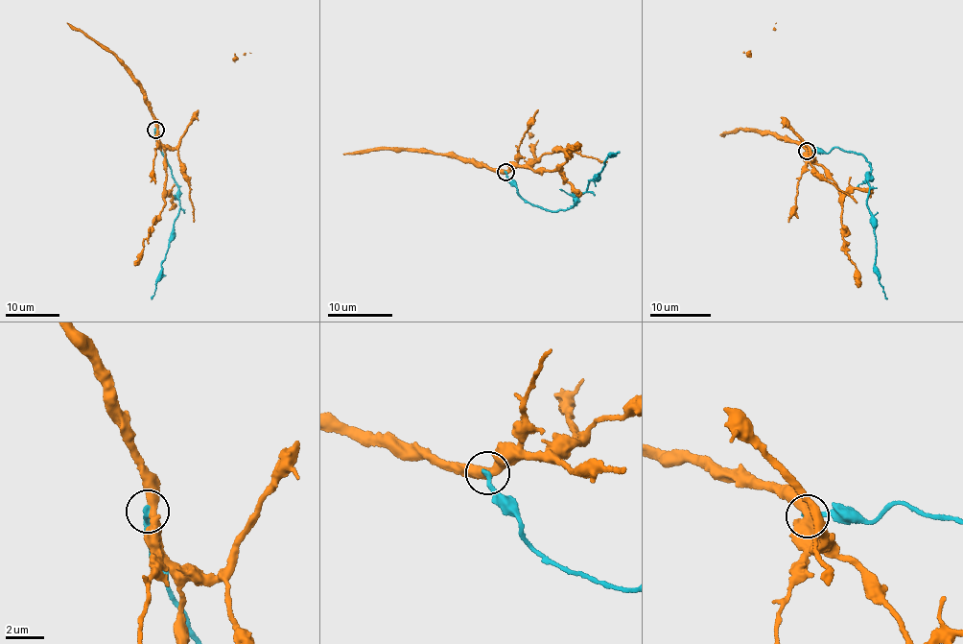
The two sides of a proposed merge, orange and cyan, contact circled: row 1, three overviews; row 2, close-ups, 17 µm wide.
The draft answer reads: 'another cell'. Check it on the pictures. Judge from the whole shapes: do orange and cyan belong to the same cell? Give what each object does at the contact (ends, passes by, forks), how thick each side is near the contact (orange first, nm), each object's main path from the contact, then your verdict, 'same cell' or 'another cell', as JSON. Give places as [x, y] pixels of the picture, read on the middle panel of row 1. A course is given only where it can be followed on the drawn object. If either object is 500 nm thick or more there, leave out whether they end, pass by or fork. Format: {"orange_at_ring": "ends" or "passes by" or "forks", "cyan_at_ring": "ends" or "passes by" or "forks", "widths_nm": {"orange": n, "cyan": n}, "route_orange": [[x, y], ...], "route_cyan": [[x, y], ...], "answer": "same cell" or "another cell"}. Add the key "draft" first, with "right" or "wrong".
{"draft": "right", "orange_at_ring": "passes by", "cyan_at_ring": "ends", "widths_nm": {"orange": 440, "cyan": 280}, "route_orange": [[504, 172], [510, 167], [526, 168], [537, 160], [533, 147], [539, 169], [545, 171]], "route_cyan": [[505, 171], [523, 200], [552, 212], [572, 206], [588, 189], [589, 181], [598, 174], [611, 153], [619, 153]], "answer": "another cell"}

